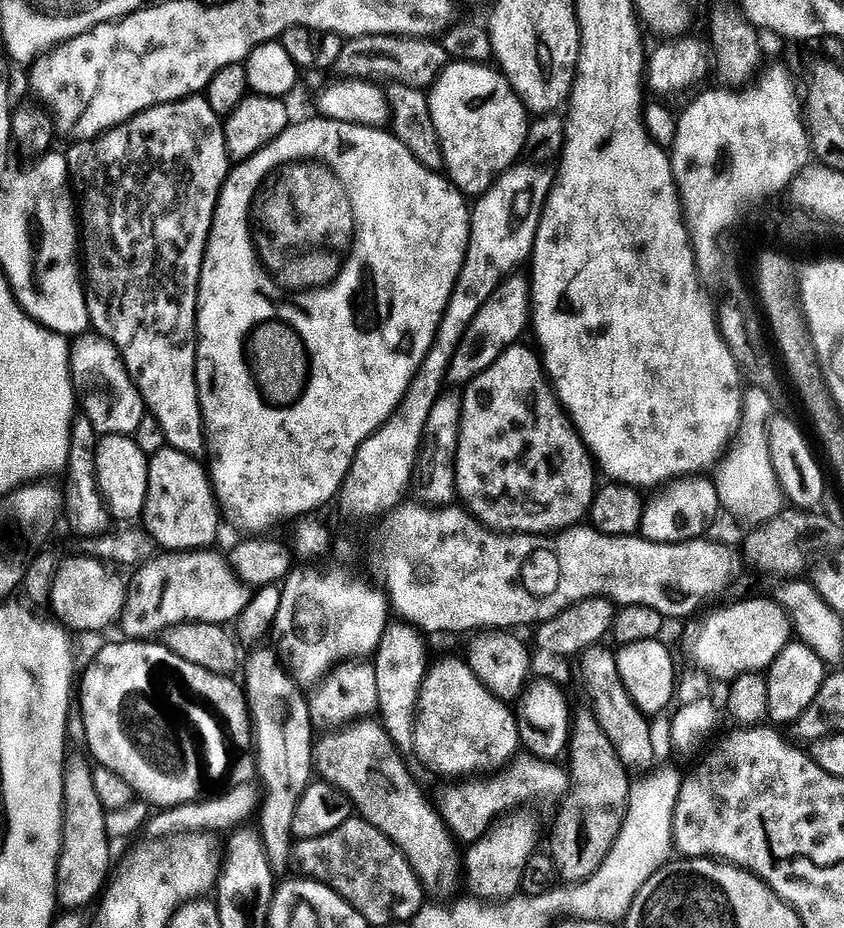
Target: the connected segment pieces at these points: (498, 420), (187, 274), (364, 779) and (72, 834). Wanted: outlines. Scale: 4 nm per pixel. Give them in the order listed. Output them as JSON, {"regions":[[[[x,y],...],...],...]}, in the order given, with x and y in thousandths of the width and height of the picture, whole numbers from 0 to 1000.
{"regions":[[[[614,370],[608,371],[604,375],[601,375],[600,378],[597,378],[595,383],[590,385],[590,387],[586,388],[585,391],[579,394],[579,397],[576,398],[575,401],[566,403],[566,407],[562,407],[549,419],[547,430],[550,436],[547,438],[547,446],[545,447],[545,475],[543,476],[543,485],[540,486],[540,529],[543,531],[544,538],[546,540],[550,538],[550,540],[547,540],[549,546],[553,548],[553,551],[558,552],[559,555],[563,556],[564,559],[568,560],[575,569],[582,570],[589,575],[610,575],[613,578],[643,578],[646,575],[658,575],[666,573],[669,570],[681,569],[688,564],[688,561],[693,559],[693,557],[695,557],[699,545],[701,544],[701,538],[704,537],[704,532],[706,531],[709,525],[709,516],[706,517],[706,509],[709,513],[709,504],[701,495],[701,488],[693,484],[691,474],[688,474],[686,468],[682,467],[682,461],[679,459],[677,453],[674,453],[672,444],[668,443],[668,439],[664,435],[664,430],[659,428],[659,423],[653,413],[650,413],[649,402],[645,400],[641,385],[636,383],[632,376],[630,380],[628,376],[621,374],[622,372],[620,370]]],[[[233,101],[220,108],[182,114],[111,151],[96,151],[82,159],[85,161],[78,164],[81,192],[92,212],[92,240],[97,247],[97,289],[102,294],[108,352],[117,361],[124,362],[140,377],[154,407],[168,425],[172,441],[179,448],[187,450],[187,455],[192,455],[192,463],[197,463],[200,480],[223,491],[241,492],[242,483],[244,487],[244,458],[237,441],[237,414],[232,409],[232,333],[237,331],[237,296],[242,286],[242,272],[246,267],[246,253],[251,250],[251,236],[256,230],[256,219],[261,217],[261,206],[265,203],[273,184],[273,169],[262,126],[249,119],[249,110],[241,102]]],[[[441,774],[424,775],[418,779],[409,779],[397,787],[390,788],[373,798],[372,828],[378,839],[386,845],[395,845],[403,853],[409,853],[417,862],[421,874],[453,899],[466,905],[474,913],[476,920],[486,929],[486,933],[495,942],[499,953],[508,962],[517,966],[531,966],[540,957],[540,950],[547,946],[547,918],[544,918],[541,906],[525,881],[512,866],[493,855],[493,845],[479,825],[480,816],[469,809],[467,800],[460,794],[459,787],[450,778]]],[[[90,774],[82,779],[81,795],[83,801],[76,817],[76,902],[66,934],[66,968],[72,980],[97,981],[114,964],[115,969],[124,960],[134,931],[123,885],[126,876],[111,851],[111,823],[102,809],[104,796],[98,775]]]]}

